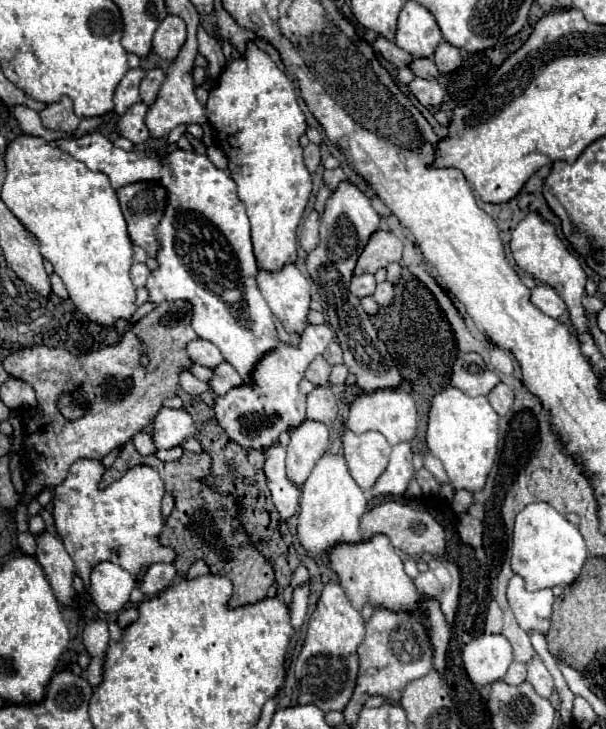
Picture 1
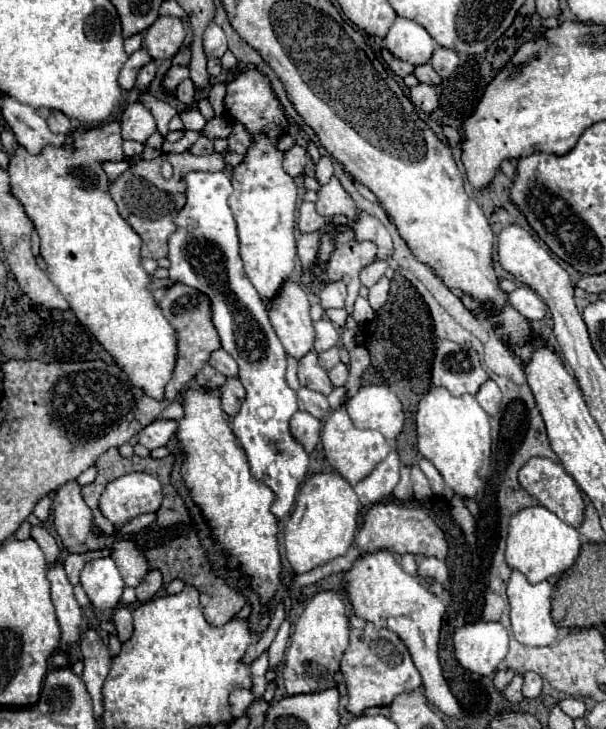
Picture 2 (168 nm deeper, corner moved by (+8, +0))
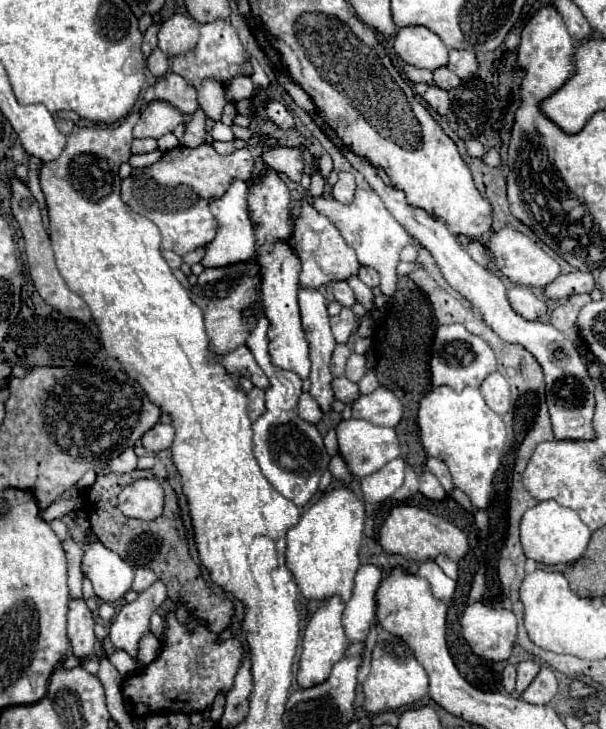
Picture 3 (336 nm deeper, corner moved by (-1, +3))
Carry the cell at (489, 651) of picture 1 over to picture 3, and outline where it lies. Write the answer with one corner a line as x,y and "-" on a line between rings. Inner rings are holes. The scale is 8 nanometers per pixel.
482,601
470,603
462,615
462,635
478,657
506,661
516,641
516,617

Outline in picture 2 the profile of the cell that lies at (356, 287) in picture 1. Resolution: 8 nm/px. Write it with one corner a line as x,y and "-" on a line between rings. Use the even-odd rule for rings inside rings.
327,282
325,288
321,290
321,306
327,308
343,308
347,296
347,286
345,282

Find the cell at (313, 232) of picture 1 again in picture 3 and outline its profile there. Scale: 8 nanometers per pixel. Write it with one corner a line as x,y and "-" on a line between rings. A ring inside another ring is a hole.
356,189
354,201
350,205
342,205
340,201
336,201
332,197
328,197
328,199
326,197
316,197
314,207
322,215
326,215
330,221
334,221
334,225
342,233
344,241
350,247
354,247
360,265
368,265
368,267
378,271
378,275
382,279
382,283
380,283
382,293
384,295
394,295
398,282
396,275
398,255
400,255
402,247
408,243
408,235
406,235
406,229
384,207
382,199
372,189

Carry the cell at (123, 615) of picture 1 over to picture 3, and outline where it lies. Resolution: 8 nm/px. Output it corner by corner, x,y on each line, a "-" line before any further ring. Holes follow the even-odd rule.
150,633
150,635
146,635
142,641
140,641
140,651
138,651
138,661
142,661
142,663
152,663
156,657
158,657
158,653
160,653
160,641

